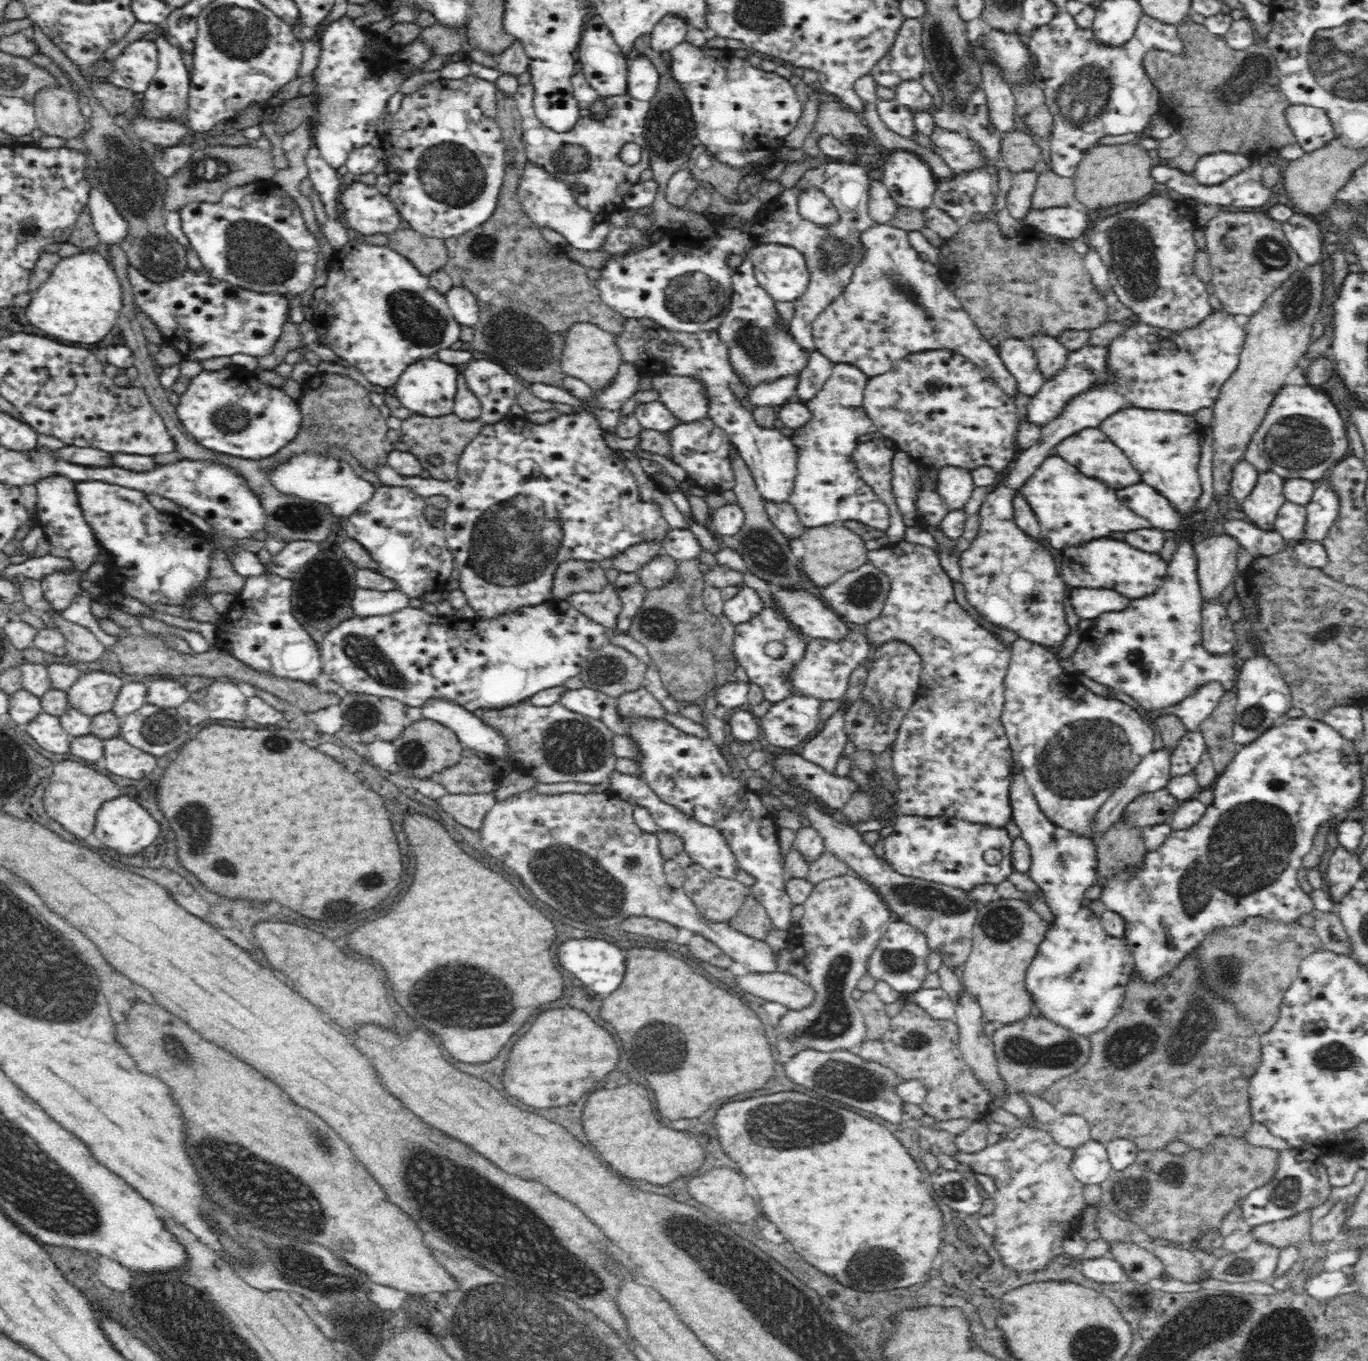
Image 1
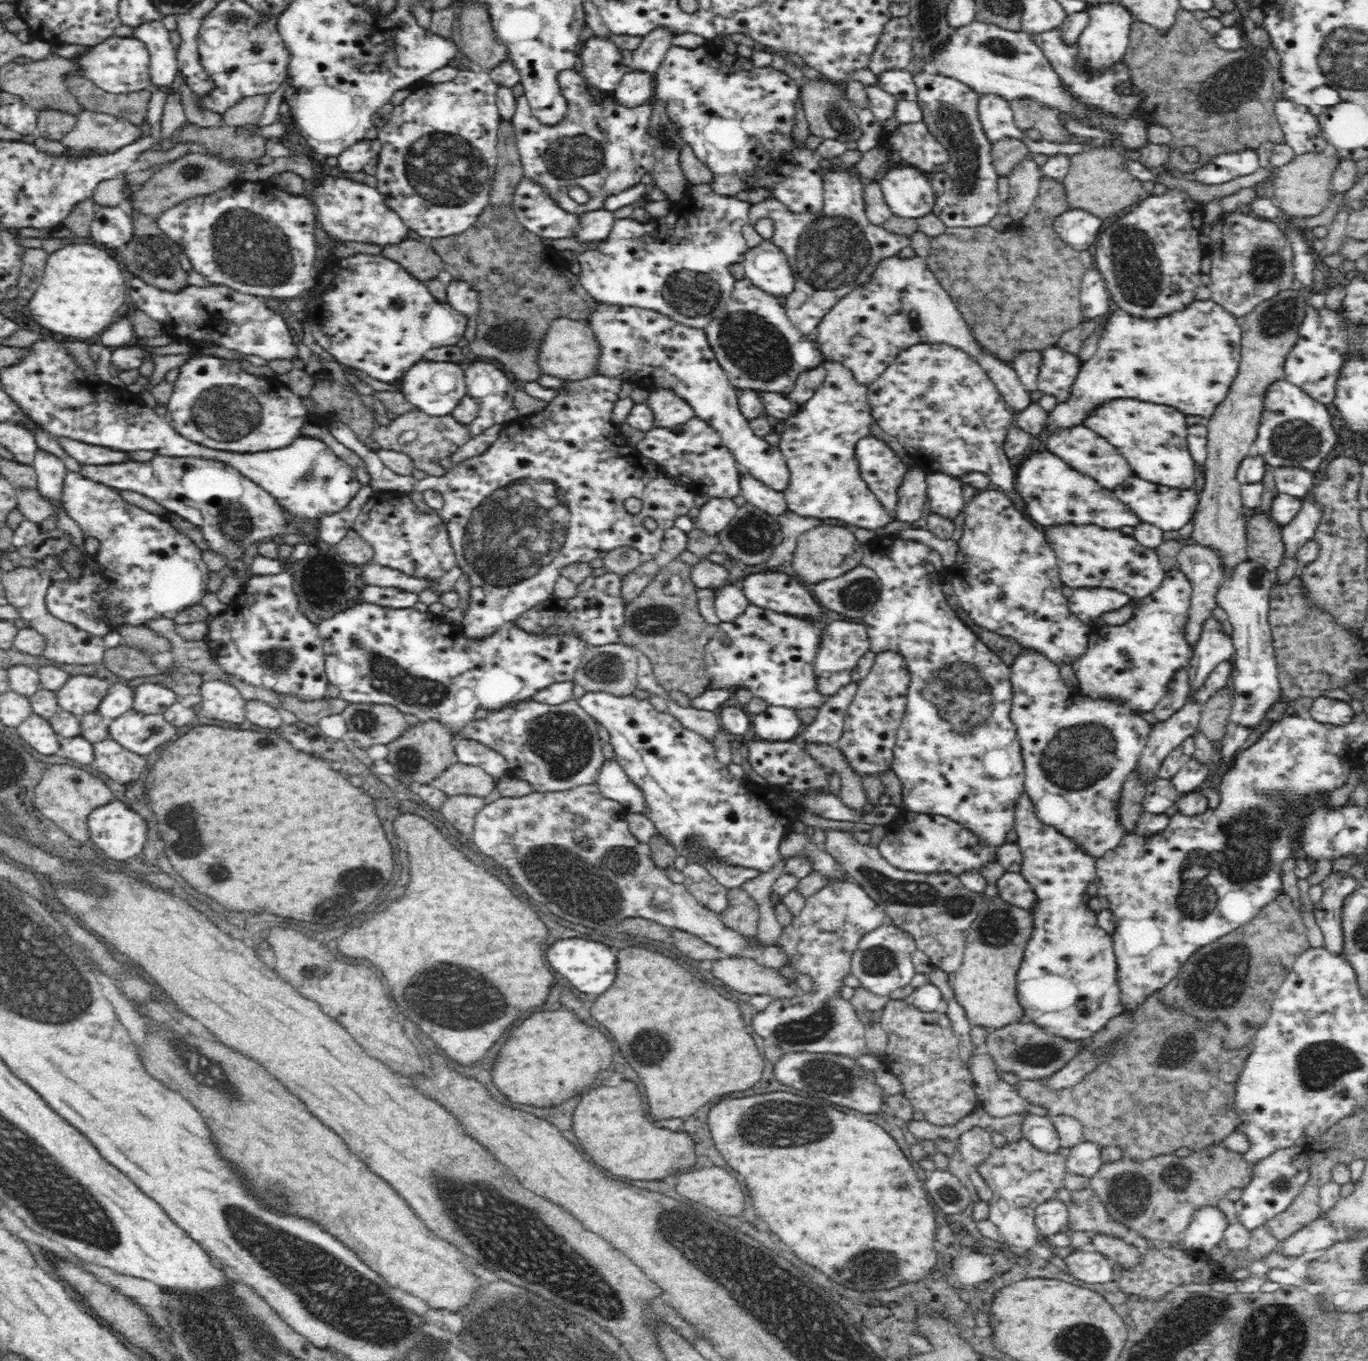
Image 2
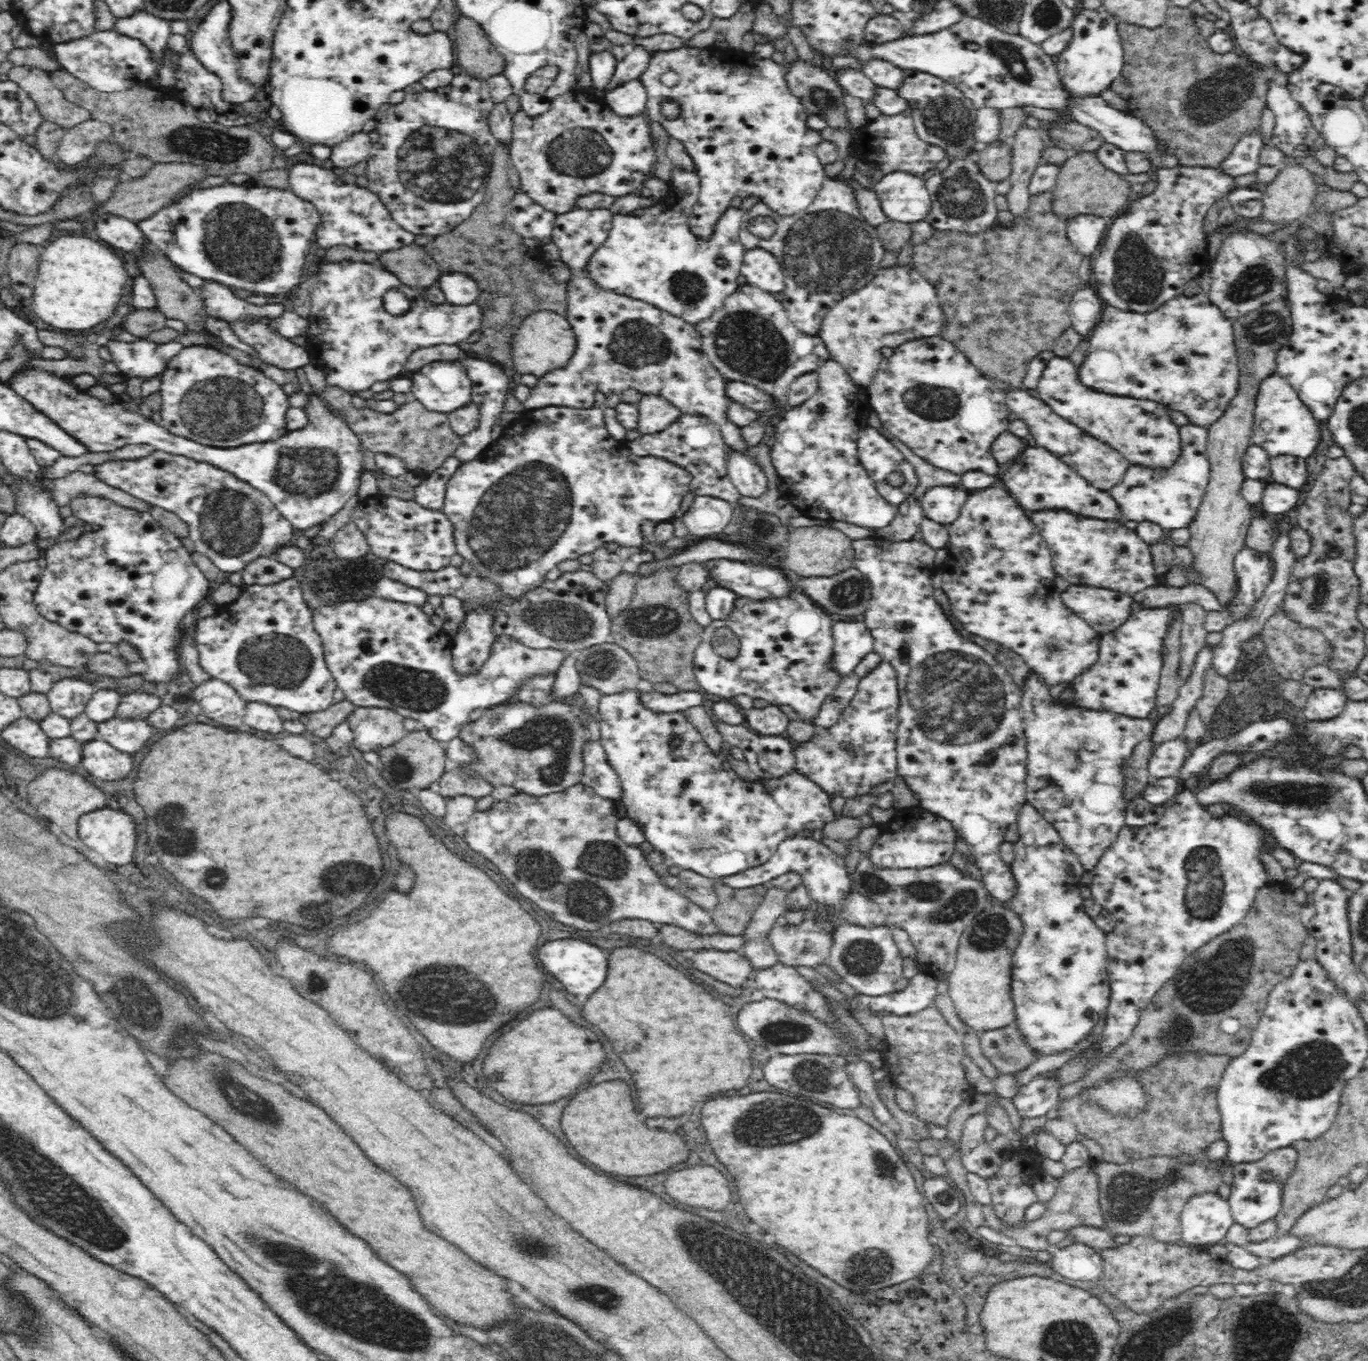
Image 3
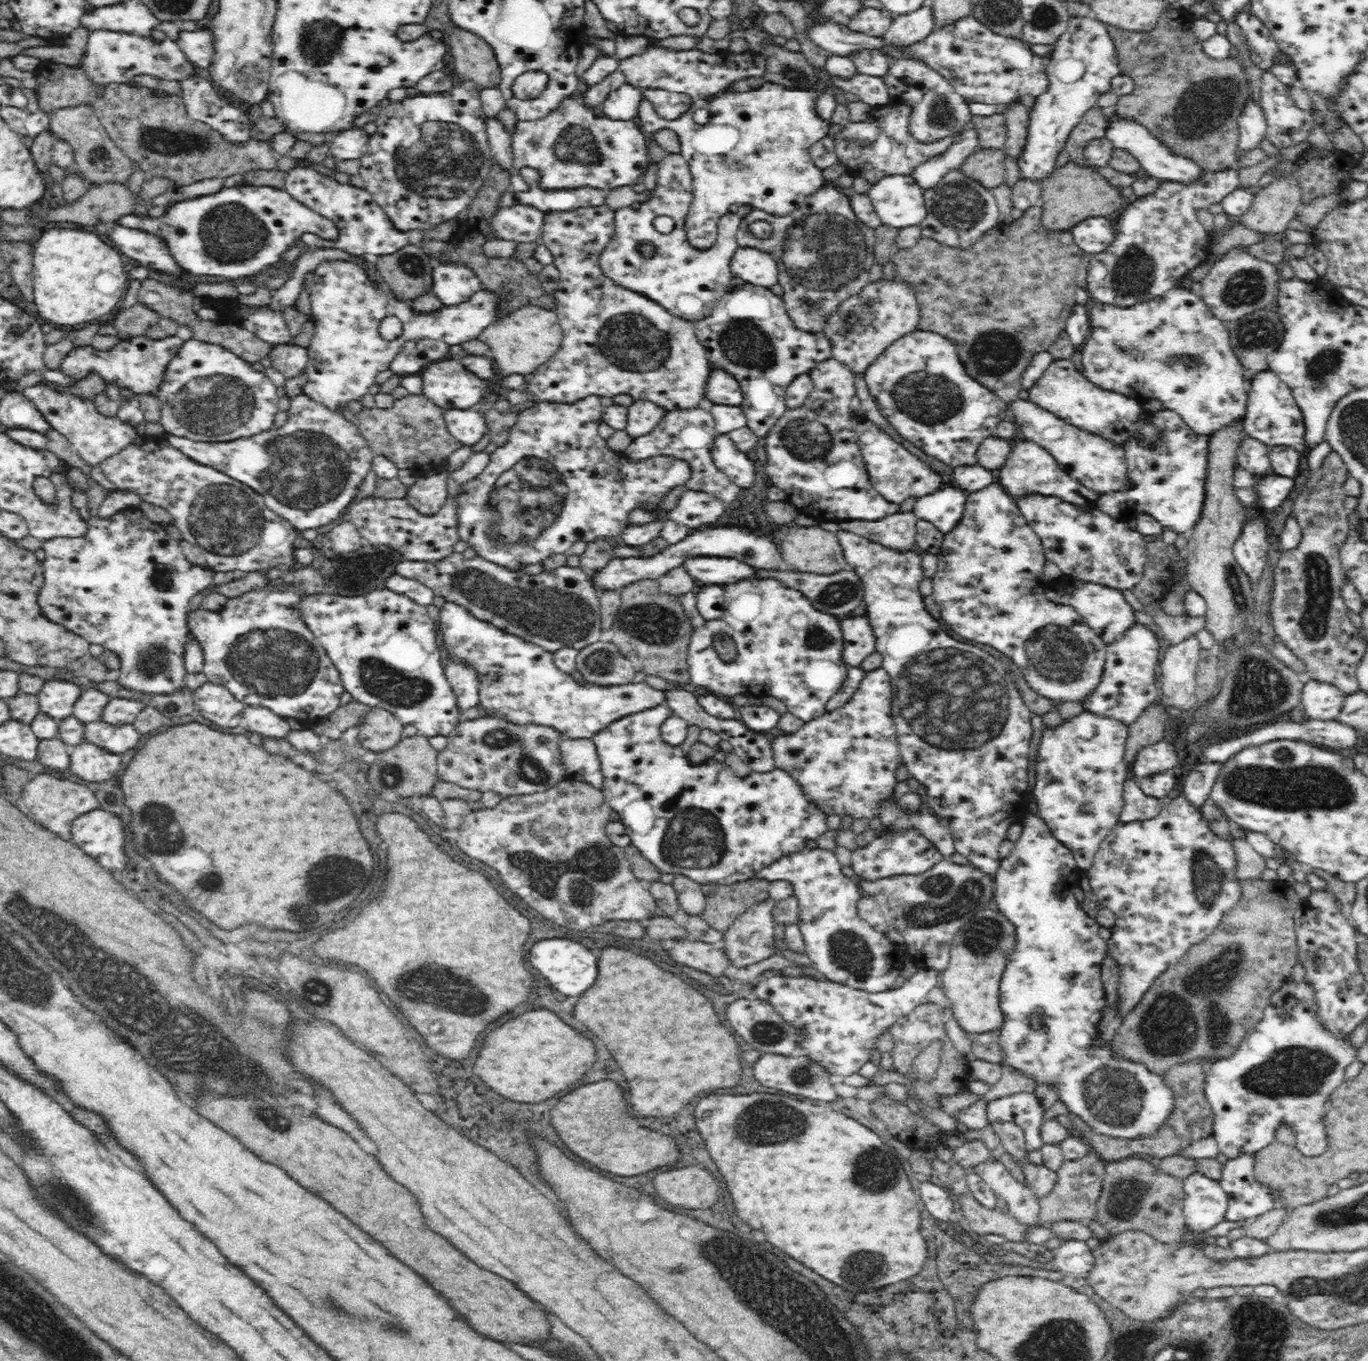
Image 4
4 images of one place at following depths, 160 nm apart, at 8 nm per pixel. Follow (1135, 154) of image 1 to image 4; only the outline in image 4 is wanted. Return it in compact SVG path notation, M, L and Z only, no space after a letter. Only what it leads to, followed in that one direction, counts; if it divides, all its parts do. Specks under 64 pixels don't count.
M1070 160L1064 166L1056 167L1044 180L1041 204L1043 208L1042 224L1048 229L1065 229L1088 217L1108 217L1122 208L1120 188L1112 185L1096 167Z

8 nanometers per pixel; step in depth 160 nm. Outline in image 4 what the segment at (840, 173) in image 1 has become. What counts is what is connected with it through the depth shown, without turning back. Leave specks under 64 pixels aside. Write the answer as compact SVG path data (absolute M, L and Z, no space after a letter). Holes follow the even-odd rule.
M827 183L804 200L802 206L786 216L776 216L760 209L741 219L736 236L742 248L757 248L770 253L779 265L777 290L785 303L793 324L800 331L817 333L824 330L830 314L843 302L836 290L850 284L866 272L869 284L870 268L877 264L874 255L875 229L864 224L852 209L850 193ZM755 220L772 224L772 238L760 240L750 234L748 225Z

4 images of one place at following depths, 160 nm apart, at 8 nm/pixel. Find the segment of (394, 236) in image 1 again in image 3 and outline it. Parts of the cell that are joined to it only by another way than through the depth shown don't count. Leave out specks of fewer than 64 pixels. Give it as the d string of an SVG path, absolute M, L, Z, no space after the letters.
M416 243L381 252L379 262L411 288L425 290L435 285L442 275L437 262L425 251L425 247Z

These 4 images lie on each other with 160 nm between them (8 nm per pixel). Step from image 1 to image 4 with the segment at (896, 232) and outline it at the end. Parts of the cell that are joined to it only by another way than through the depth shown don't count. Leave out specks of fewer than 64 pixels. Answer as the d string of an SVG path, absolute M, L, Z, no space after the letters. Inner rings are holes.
M876 280L856 294L844 299L826 320L823 333L830 341L832 357L849 371L865 376L868 368L904 335L920 329L923 308L916 285L906 280ZM1014 399L1009 404L1008 411L1010 419L1020 426L1024 440L1032 441L1038 446L1048 449L1048 452L1052 453L1068 475L1076 477L1085 487L1102 494L1128 486L1124 448L1061 420L1030 399Z

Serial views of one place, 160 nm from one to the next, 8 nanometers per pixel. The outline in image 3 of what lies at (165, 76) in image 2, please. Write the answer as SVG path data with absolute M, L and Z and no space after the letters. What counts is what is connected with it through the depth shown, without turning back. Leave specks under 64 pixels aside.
M144 10L130 18L118 18L115 22L115 30L120 34L141 40L148 47L158 72L164 68L166 50L169 50L170 25L169 21Z

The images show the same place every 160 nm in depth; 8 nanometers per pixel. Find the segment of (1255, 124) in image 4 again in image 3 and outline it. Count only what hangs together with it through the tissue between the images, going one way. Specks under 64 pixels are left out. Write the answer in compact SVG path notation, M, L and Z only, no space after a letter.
M1246 131L1233 151L1217 166L1228 176L1244 176L1256 172L1260 164L1260 154L1264 147L1260 131Z

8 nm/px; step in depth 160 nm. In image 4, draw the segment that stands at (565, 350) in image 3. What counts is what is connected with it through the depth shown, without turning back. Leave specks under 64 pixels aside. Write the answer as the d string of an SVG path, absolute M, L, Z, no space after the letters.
M531 306L512 312L502 321L494 321L482 334L480 340L486 342L496 358L496 366L502 376L518 374L529 376L539 366L547 364L560 350L564 338L559 316L550 309Z

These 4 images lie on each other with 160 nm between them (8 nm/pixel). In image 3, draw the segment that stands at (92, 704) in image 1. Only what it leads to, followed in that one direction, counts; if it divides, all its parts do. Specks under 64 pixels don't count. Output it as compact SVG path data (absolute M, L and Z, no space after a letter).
M63 677L46 693L50 708L69 719L84 713L86 704L92 700L97 688L78 677Z

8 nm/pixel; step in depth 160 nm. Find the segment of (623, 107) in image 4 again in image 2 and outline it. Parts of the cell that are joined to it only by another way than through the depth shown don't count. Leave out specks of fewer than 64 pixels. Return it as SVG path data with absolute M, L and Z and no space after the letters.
M632 69L620 82L619 88L613 91L622 105L634 107L641 105L654 96L655 75L651 72Z

